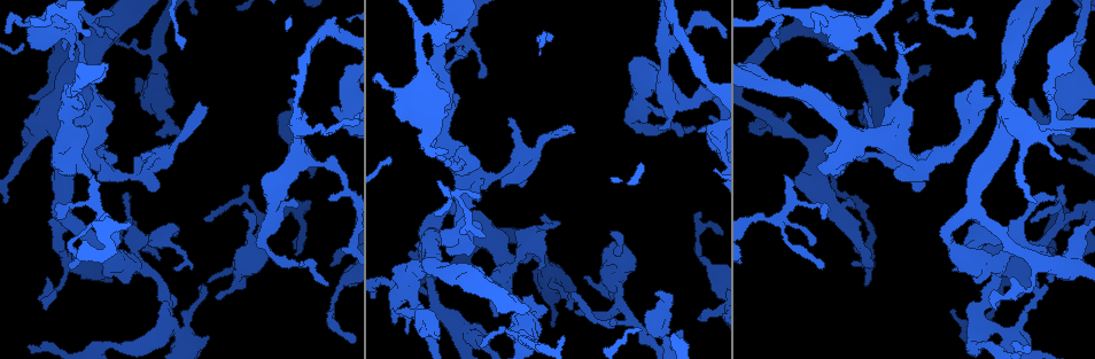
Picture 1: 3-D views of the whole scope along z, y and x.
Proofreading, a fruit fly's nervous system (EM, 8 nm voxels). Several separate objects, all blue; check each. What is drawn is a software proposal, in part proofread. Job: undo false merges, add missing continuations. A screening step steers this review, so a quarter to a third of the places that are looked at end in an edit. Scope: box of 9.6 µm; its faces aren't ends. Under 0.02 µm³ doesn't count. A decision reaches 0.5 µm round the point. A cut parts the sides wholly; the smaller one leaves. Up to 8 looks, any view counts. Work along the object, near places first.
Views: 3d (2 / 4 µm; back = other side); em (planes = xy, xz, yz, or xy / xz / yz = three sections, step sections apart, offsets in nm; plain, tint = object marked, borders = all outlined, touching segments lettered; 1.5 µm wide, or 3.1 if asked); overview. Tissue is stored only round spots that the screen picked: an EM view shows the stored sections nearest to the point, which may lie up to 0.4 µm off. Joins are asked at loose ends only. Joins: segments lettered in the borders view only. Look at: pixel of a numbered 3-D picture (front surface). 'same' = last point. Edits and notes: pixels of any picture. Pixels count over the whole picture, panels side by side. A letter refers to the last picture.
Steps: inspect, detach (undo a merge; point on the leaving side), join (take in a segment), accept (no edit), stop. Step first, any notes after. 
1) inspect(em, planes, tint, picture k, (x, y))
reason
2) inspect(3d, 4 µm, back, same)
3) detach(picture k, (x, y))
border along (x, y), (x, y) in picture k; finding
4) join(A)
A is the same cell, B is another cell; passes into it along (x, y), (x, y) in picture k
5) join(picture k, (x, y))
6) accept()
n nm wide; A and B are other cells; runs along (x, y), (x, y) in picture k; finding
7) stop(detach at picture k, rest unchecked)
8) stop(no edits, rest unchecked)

inspect(em, xy, step 4, borders, picture 1, (58, 216))
thin end

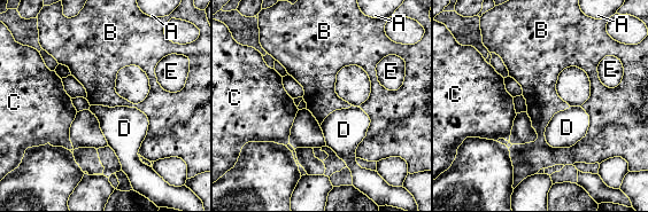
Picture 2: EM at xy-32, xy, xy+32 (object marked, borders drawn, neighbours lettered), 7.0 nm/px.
inspect(em, planes, borders, same)
cut it another way

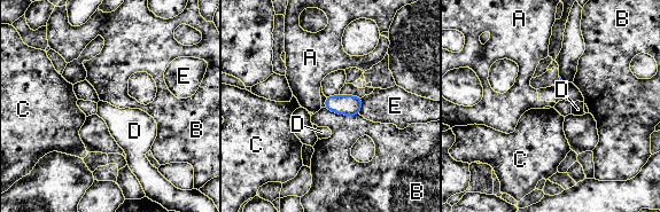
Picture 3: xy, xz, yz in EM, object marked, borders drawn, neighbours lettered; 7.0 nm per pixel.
accept()
140 nm wide; A, B, C, D and E are other cells; border along (325, 107), (339, 114), (358, 115) in picture 3; no lettered segment goes on from it

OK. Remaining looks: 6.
inspect(3d, 2 µm, picture 1, (156, 133))
free end

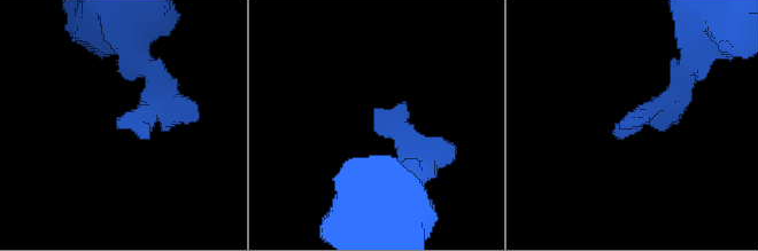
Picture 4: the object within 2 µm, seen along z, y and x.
inspect(em, planes, borders, picture 4, (375, 110))

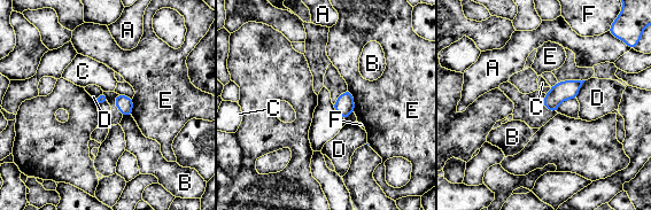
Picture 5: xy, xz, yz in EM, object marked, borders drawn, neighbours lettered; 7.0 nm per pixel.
accept()
E touches over 170 nm; A, B, C, D, E and F are other cells; border along (348, 90), (353, 96), (354, 111) in picture 5; none of them fits

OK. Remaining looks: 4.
inspect(em, planes, tint, picture 1, (1015, 263))
sudden change in width

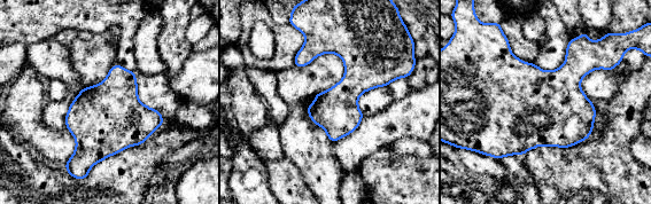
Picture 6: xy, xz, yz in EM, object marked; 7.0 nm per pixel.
inspect(em, planes, borders, same)
see the neighbours

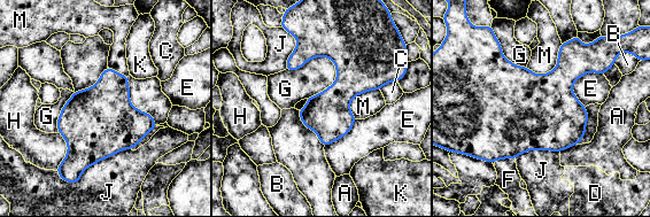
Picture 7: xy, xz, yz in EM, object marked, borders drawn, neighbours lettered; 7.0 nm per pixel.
accept()
A, B, C, D, E, F, G, H, J, K and M are other cells; border along (286, 68), (326, 56), (337, 77) in picture 7; continuous, no second cell

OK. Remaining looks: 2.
stop(no edits, rest unchecked)

